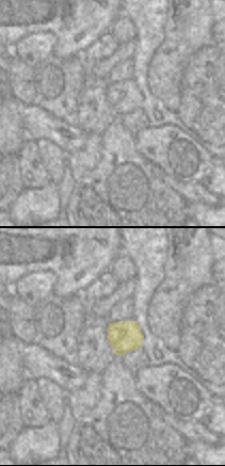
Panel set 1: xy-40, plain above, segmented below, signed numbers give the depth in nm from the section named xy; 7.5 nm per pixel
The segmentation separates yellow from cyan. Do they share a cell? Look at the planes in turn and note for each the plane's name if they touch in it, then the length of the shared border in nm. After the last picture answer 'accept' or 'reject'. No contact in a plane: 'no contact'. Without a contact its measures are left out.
no contact

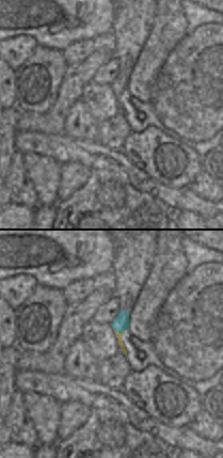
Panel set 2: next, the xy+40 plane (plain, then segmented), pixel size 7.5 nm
contact in xy+40; length 90 nm

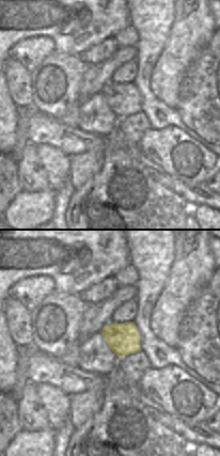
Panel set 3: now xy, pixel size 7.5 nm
contact in xy; length 40 nm

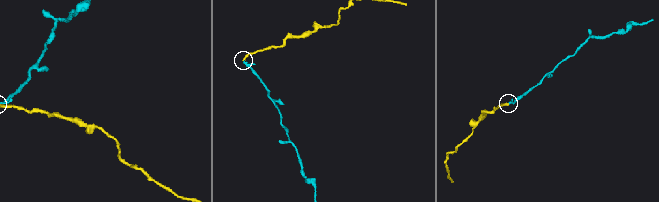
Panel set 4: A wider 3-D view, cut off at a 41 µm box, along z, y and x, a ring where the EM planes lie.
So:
reject

